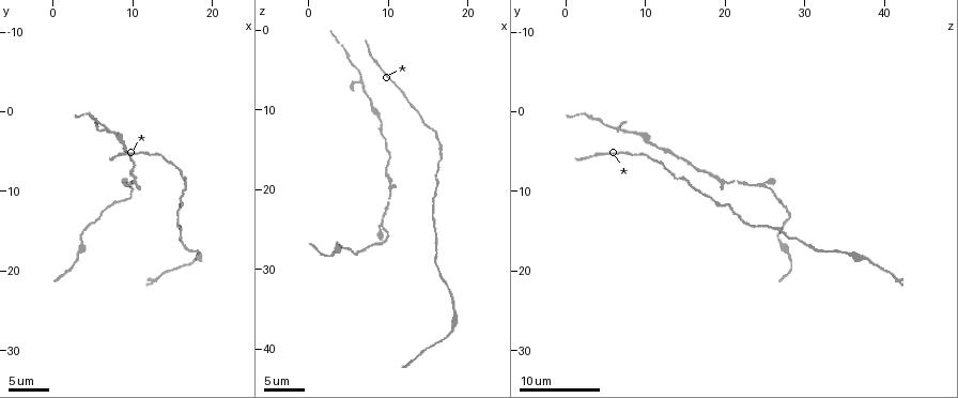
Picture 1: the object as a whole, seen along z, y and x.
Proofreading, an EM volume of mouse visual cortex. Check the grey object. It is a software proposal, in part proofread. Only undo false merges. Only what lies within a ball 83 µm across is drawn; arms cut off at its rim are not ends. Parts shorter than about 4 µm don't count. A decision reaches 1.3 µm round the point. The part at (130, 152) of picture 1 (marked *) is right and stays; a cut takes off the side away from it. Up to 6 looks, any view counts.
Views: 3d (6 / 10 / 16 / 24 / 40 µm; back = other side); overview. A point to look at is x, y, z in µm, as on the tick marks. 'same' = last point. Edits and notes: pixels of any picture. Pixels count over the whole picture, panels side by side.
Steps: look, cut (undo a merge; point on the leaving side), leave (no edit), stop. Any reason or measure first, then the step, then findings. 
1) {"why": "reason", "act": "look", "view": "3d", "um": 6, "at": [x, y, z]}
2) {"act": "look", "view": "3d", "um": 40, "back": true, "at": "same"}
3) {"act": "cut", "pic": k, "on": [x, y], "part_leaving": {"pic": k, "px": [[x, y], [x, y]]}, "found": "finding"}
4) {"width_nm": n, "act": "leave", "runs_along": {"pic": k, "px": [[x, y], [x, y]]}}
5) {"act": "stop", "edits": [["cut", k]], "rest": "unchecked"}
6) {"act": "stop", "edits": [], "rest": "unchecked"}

{"why": "side arm on a straight run", "act": "look", "view": "3d", "um": 10, "at": [6.5, 2.0, 6.0]}

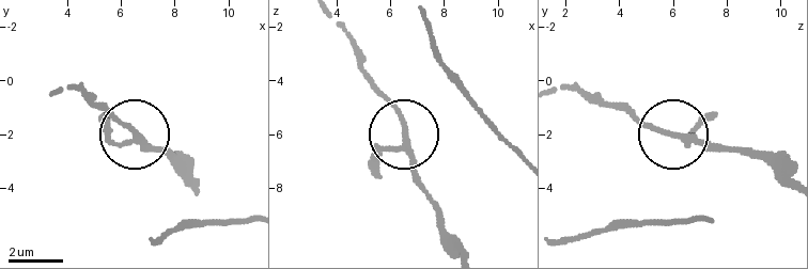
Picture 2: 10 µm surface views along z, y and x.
{"arms": 3, "act": "leave", "found": "one neuron here"}

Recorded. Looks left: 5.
{"why": "thick turns thin", "act": "look", "view": "3d", "um": 6, "at": [10.5, 8.5, 19.5]}

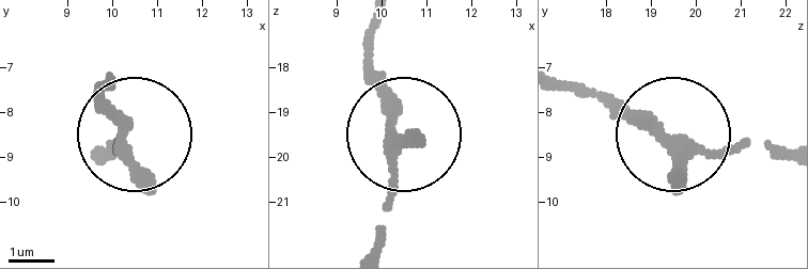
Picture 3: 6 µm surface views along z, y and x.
{"act": "leave", "found": "one neuron here"}

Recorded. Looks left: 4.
{"why": "thick turns thin", "act": "look", "view": "3d", "um": 10, "at": [3.5, 16.5, 27.0]}

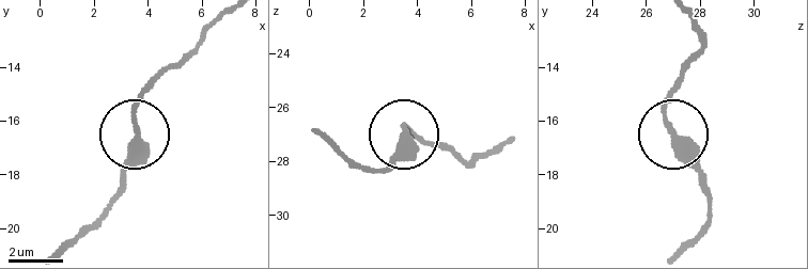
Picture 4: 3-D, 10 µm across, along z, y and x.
{"act": "look", "view": "3d", "um": 10, "back": true, "at": [3.7, 16.4, 27.0]}

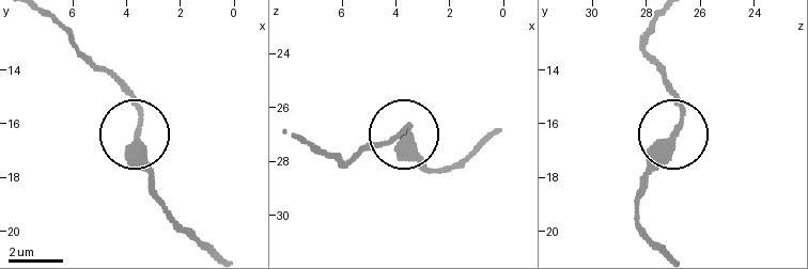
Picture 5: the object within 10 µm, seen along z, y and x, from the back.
{"act": "leave", "found": "continuous, no second neuron"}

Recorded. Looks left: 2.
{"act": "stop", "edits": [], "rest": "unchecked"}

